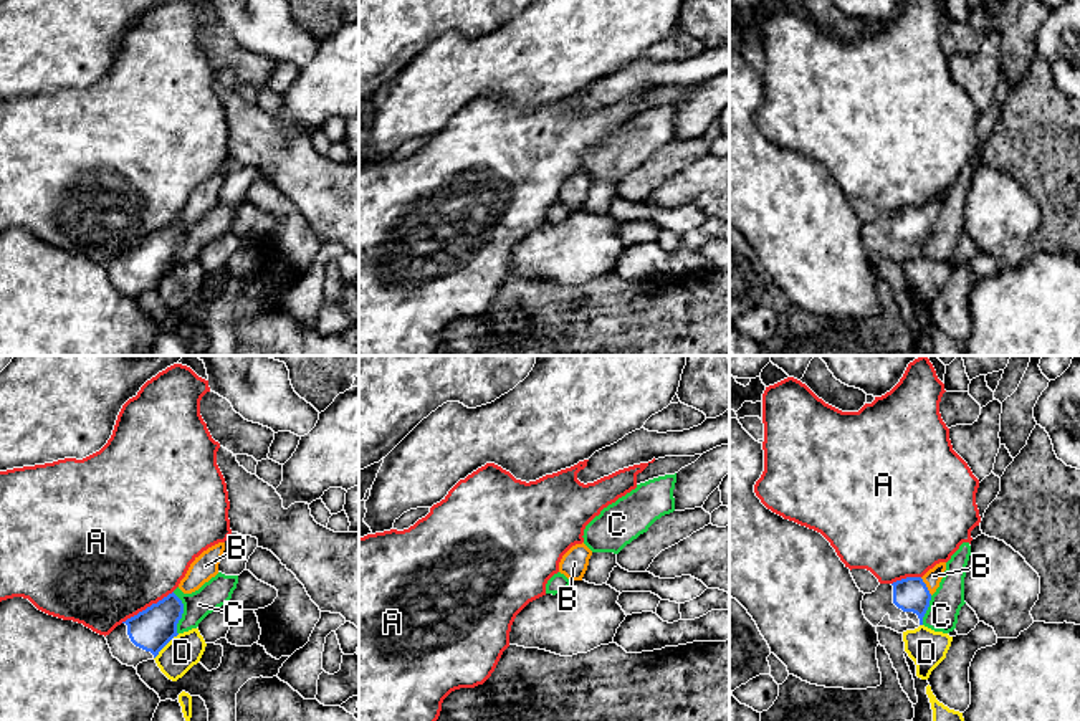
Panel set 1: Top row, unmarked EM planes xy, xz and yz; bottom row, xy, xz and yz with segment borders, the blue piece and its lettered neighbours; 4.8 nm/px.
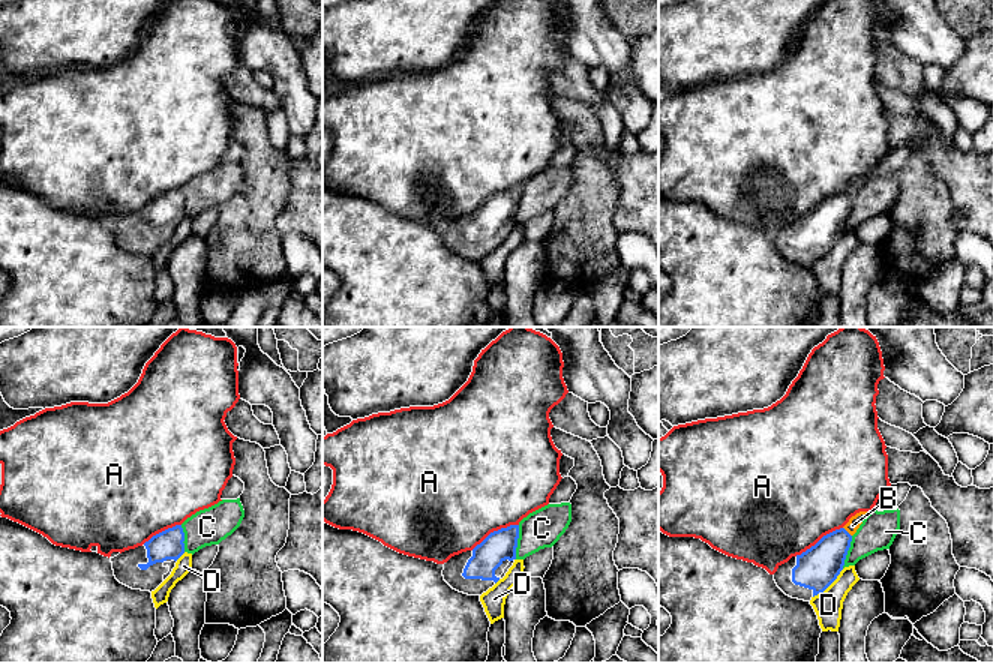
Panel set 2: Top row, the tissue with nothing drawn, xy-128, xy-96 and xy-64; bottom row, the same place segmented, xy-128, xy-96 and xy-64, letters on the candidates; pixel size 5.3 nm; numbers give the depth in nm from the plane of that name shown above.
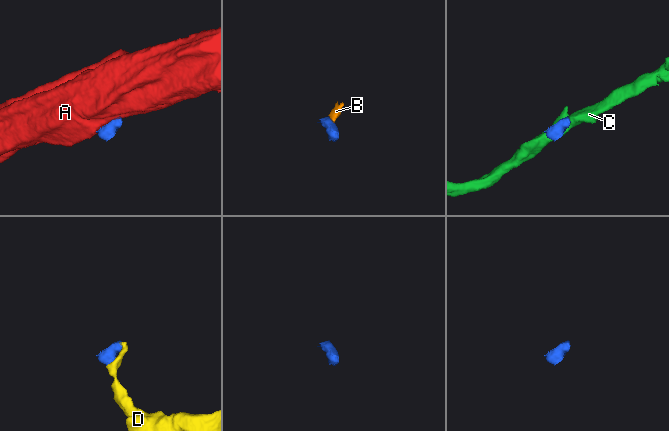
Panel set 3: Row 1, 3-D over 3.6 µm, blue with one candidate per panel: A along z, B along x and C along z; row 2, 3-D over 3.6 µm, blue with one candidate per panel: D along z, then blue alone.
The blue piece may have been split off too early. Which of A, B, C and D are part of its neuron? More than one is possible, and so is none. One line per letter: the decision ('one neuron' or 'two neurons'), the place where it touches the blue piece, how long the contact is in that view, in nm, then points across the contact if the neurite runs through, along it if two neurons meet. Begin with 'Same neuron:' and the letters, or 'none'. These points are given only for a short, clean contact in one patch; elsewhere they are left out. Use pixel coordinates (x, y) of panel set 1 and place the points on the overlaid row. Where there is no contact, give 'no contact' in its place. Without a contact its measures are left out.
Same neuron: B
A: two neurons; meets blue in xy at (148, 607); contact 300 nm long
B: one neuron; meets blue in yz at (925, 586); contact 110 nm long; runs through yz (910, 594), (925, 586), (933, 576)
C: two neurons; meets blue in xy at (182, 612); contact 200 nm long
D: two neurons; meets blue in xy at (166, 644); contact 180 nm long

